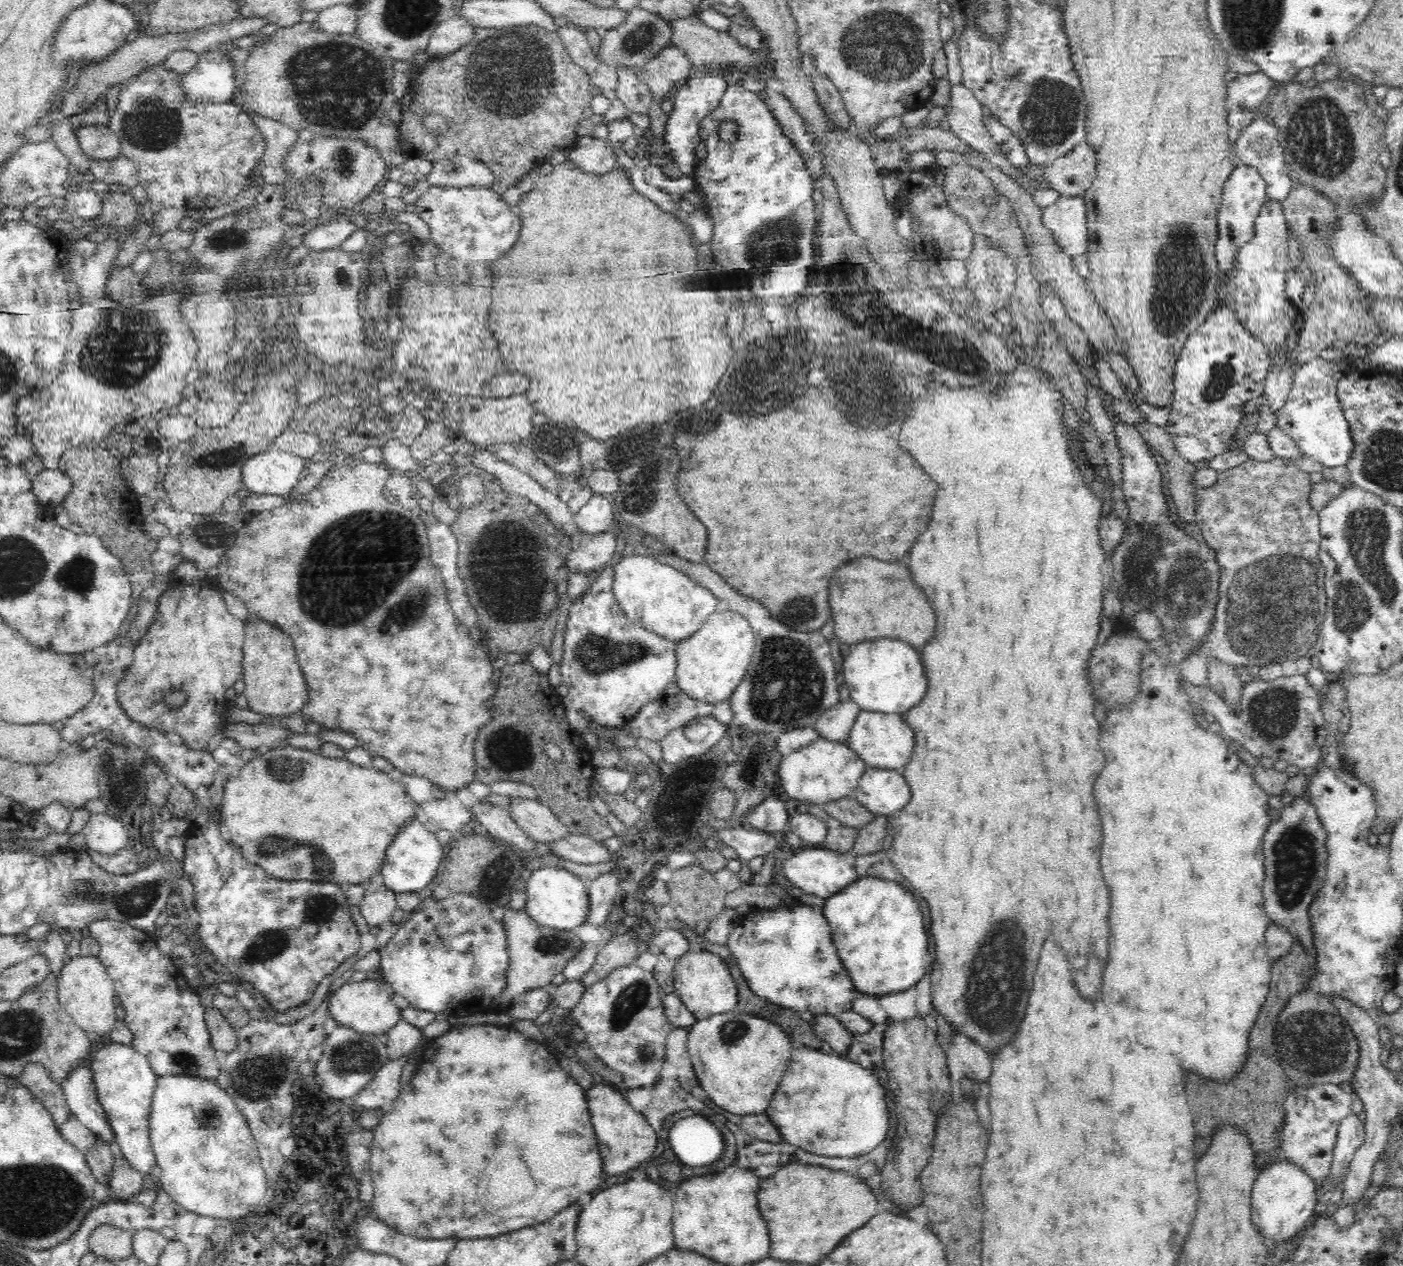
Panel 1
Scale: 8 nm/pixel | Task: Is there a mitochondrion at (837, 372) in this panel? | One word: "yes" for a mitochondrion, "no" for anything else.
yes

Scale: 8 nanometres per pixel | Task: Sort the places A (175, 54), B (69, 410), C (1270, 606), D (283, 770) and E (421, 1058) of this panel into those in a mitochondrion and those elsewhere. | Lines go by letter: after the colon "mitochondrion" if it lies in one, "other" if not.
A: other
B: other
C: mitochondrion
D: mitochondrion
E: other

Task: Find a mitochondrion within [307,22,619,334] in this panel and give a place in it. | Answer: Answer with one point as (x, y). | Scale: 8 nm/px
(506, 73)

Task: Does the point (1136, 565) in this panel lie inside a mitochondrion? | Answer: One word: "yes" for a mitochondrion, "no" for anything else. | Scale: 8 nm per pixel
yes

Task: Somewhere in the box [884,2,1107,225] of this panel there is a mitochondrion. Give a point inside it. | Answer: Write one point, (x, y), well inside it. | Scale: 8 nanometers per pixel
(1049, 110)

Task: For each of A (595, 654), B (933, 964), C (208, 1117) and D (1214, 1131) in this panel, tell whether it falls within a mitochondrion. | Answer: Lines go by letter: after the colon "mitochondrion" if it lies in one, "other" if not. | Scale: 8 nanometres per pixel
A: mitochondrion
B: other
C: mitochondrion
D: other

